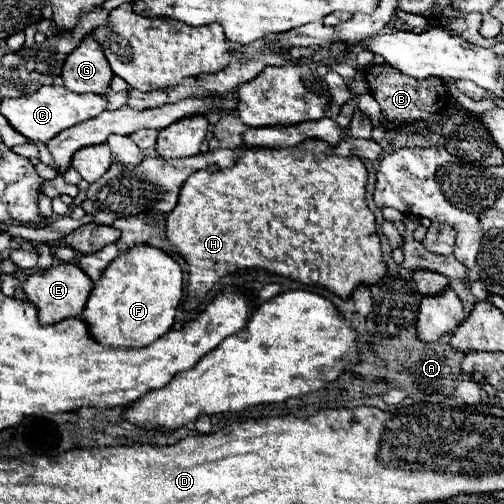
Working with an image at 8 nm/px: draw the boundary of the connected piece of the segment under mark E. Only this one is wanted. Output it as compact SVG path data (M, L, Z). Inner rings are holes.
M63 262L55 268L47 268L47 270L37 270L23 284L23 292L25 292L27 300L39 308L41 324L57 324L63 318L81 316L85 310L85 302L91 294L91 288L93 288L91 278L73 262Z

